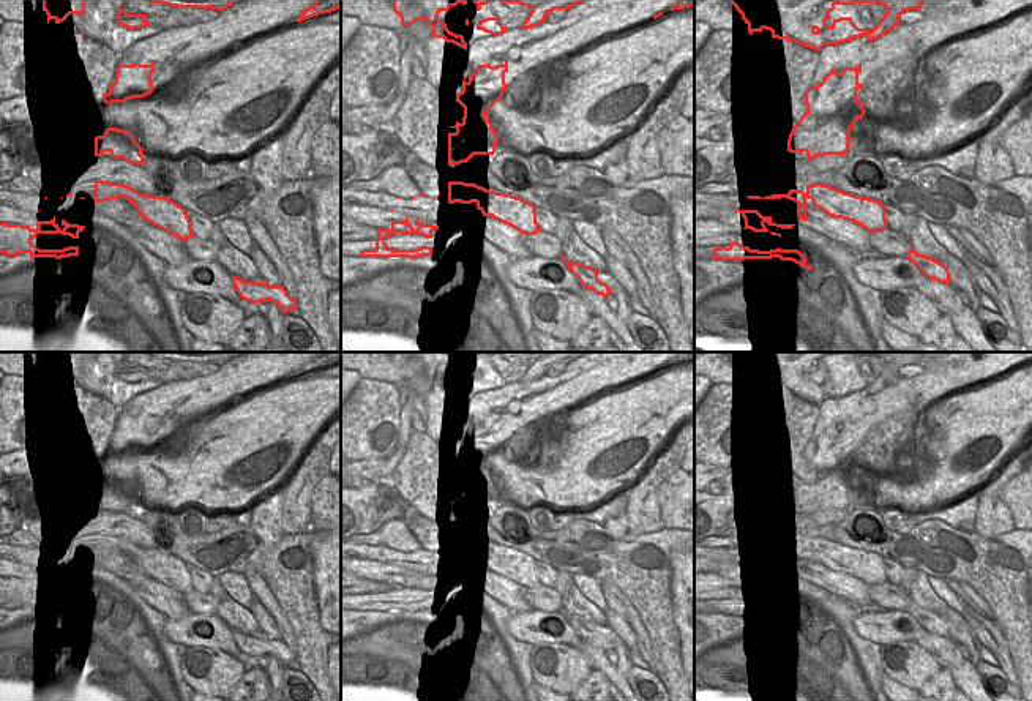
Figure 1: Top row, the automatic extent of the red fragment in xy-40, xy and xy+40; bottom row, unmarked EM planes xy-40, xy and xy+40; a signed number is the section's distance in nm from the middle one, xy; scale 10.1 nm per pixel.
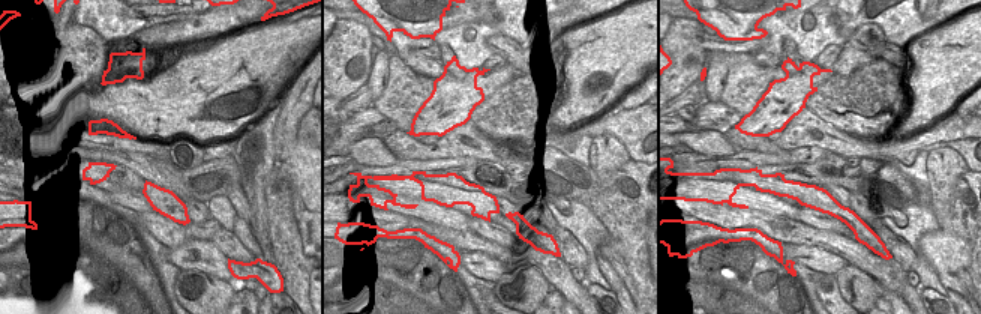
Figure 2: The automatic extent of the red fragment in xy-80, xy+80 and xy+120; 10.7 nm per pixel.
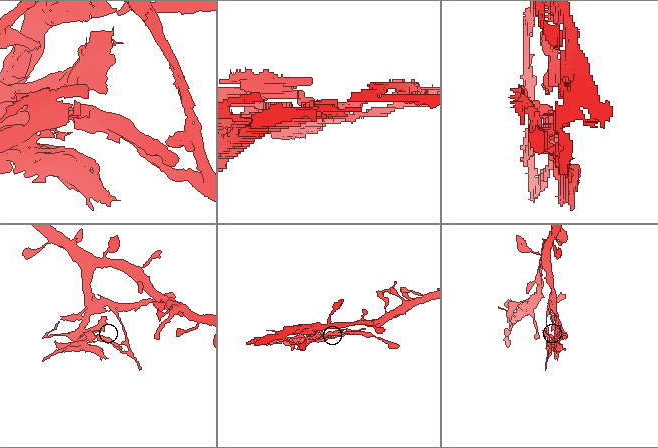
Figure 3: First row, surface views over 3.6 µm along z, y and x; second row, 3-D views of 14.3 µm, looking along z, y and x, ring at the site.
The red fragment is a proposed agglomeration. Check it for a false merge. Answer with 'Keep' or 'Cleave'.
Cleave.

